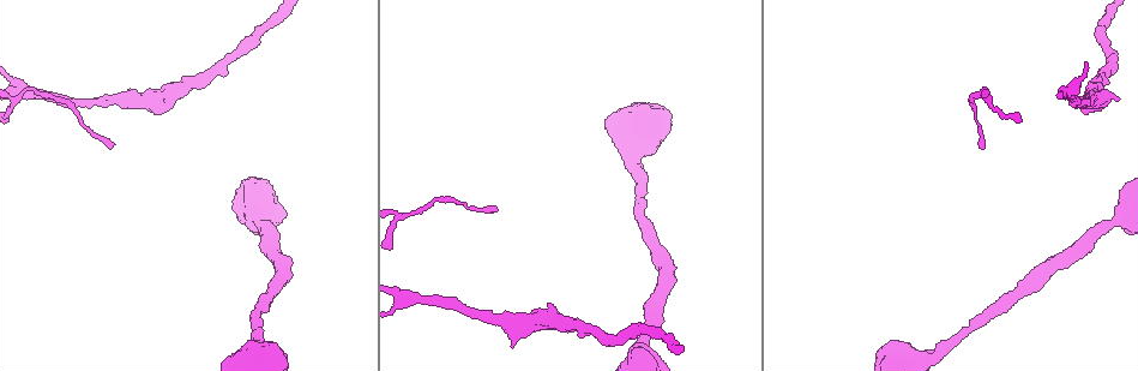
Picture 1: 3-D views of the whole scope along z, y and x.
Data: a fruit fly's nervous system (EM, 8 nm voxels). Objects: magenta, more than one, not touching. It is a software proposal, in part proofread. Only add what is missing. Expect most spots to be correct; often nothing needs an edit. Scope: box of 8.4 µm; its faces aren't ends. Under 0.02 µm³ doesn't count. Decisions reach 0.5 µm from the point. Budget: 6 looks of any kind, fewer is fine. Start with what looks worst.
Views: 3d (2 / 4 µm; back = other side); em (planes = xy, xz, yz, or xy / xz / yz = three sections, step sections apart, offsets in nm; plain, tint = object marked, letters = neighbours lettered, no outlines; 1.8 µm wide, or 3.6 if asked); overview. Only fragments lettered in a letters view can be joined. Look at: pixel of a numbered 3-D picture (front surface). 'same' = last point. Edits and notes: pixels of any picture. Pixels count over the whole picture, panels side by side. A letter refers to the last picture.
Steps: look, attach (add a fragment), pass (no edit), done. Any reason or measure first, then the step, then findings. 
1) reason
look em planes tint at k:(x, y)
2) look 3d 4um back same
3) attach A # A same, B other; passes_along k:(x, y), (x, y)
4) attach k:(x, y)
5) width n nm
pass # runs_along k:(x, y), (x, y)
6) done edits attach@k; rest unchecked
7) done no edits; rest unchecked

look em planes tint at 1:(20, 87)

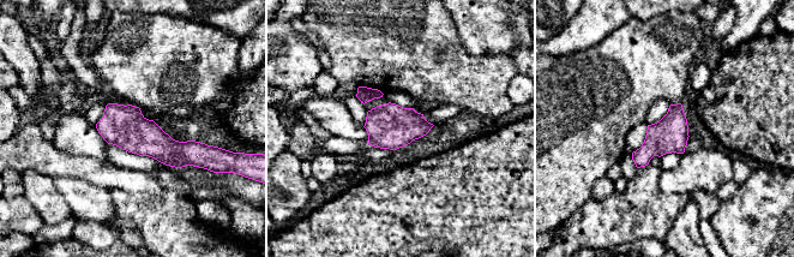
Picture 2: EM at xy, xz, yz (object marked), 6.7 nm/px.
look em planes letters same

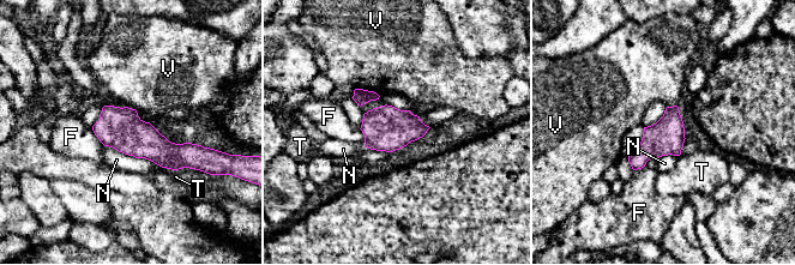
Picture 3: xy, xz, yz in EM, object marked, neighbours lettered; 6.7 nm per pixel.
pass # F other, N other, T other, V other; border 3:(104, 145), (176, 170); none of them fits

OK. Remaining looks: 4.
narrows sharply
look em 3.6um planes tint at 1:(263, 222)

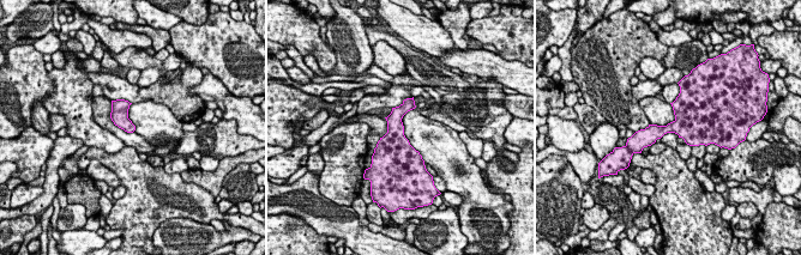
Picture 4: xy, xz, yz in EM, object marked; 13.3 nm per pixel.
what lies round it
look em 3.6um planes letters same

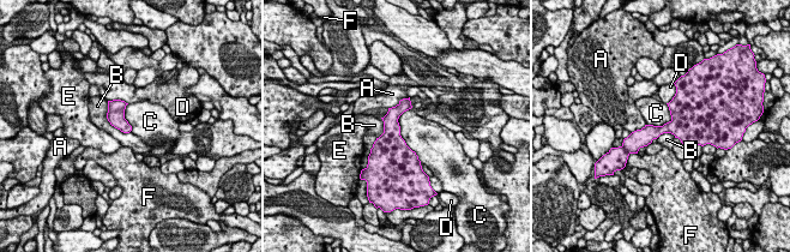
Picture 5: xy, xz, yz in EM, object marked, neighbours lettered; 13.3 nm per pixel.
longest_contact C 750 nm
pass # A other, B other, C other, D other, E other, F other; border 5:(411, 107), (399, 134), (421, 161); no lettered fragment goes on from it

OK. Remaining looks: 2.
thick turns thin
look 3d 4um at 1:(633, 167)

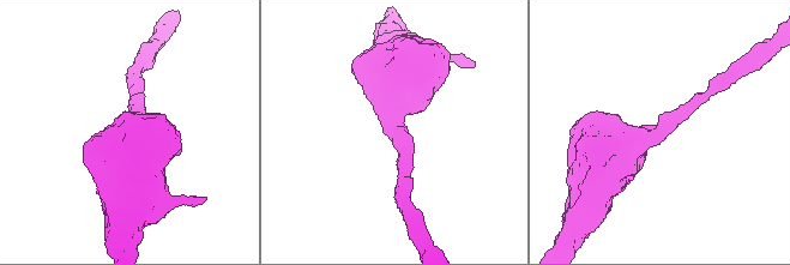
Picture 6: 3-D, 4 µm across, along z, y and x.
now the EM
look em 3.6um planes letters at 6:(395, 130)

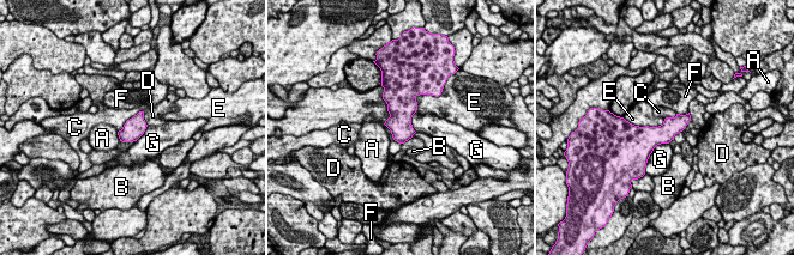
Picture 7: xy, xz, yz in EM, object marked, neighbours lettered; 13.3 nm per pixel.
arm_widths 200, 900 nm
pass # A other, B other, C other, D other, E other, F other, G other; none of them fits

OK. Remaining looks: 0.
done no edits; rest unchecked

